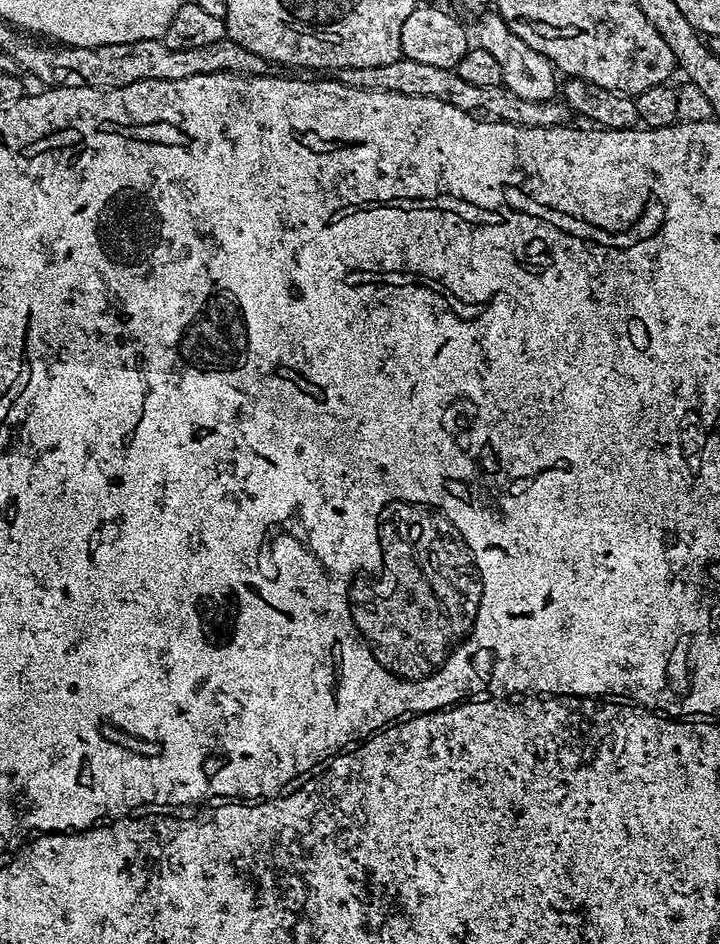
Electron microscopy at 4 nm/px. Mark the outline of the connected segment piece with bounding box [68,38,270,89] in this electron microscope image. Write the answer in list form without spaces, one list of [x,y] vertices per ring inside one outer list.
[[[225,38],[214,42],[210,46],[198,46],[197,48],[183,48],[182,50],[170,50],[163,39],[143,40],[142,42],[130,42],[129,44],[111,44],[110,46],[98,46],[100,52],[88,52],[85,48],[72,48],[72,60],[76,60],[76,68],[80,68],[80,60],[104,60],[104,72],[72,72],[68,80],[92,80],[92,88],[121,88],[130,86],[139,80],[177,80],[178,78],[190,78],[194,74],[218,74],[219,72],[233,72],[236,76],[267,76],[270,72],[269,61],[258,58],[258,54],[250,54],[244,46],[233,44]]]

